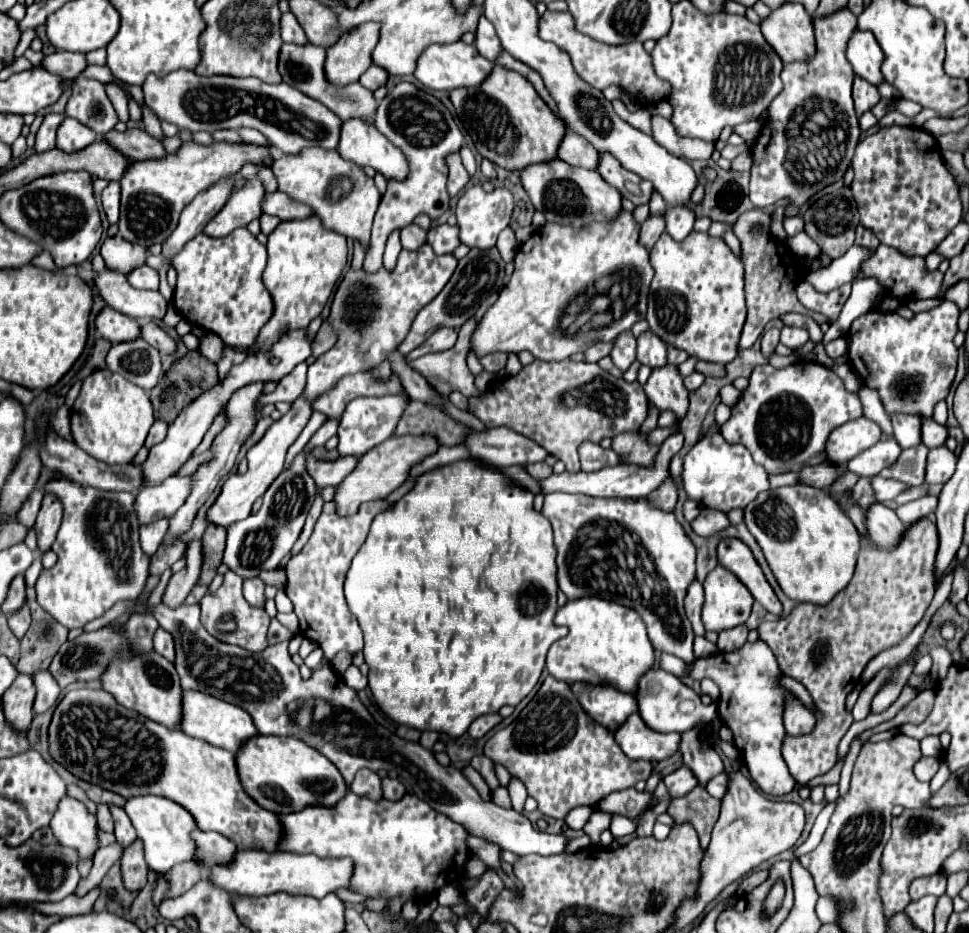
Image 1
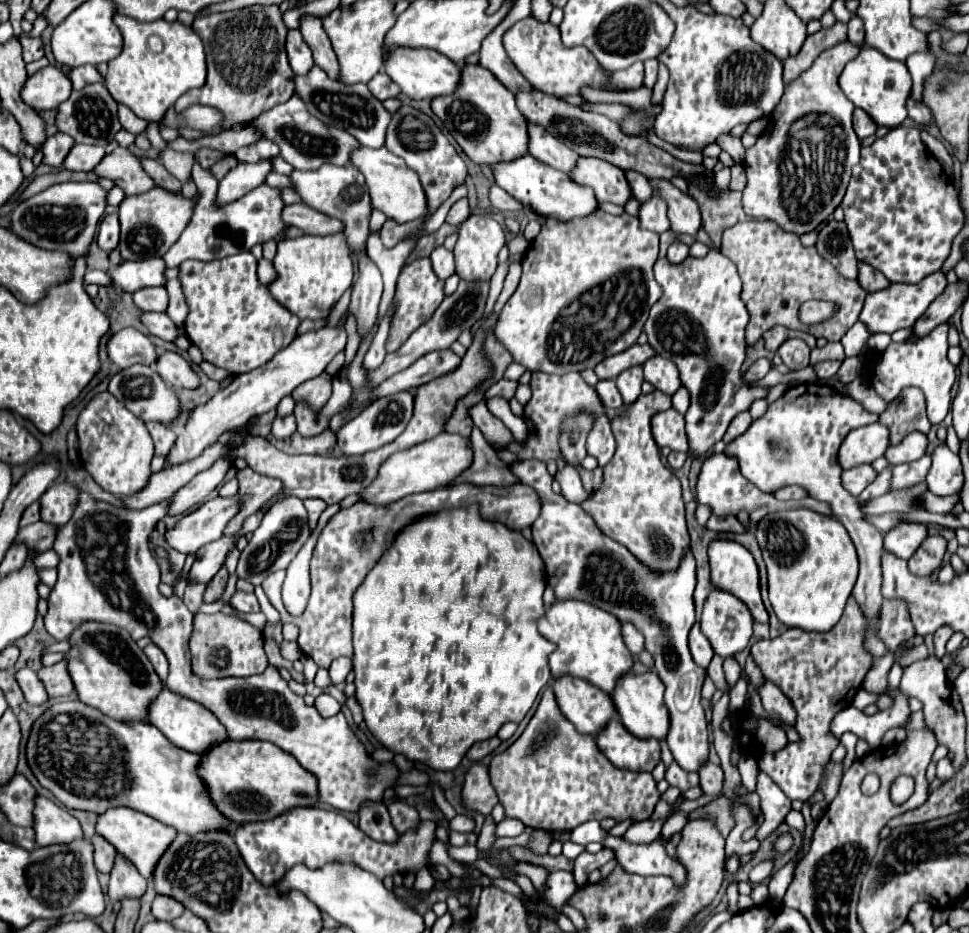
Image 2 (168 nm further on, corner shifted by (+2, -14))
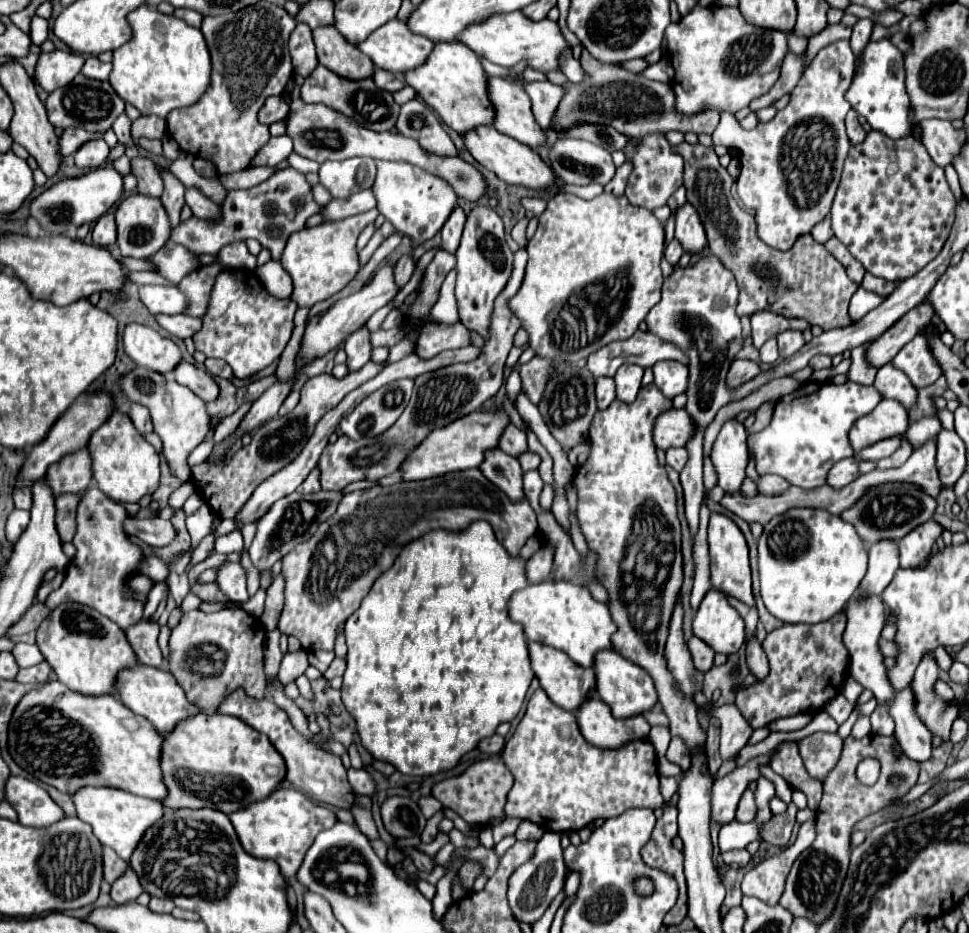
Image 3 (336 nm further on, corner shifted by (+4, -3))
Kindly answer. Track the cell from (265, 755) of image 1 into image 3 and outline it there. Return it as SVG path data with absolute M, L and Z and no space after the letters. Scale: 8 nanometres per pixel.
M198 713L180 721L174 731L164 735L160 759L162 781L168 789L168 797L162 799L164 807L210 807L226 815L266 797L284 781L286 771L282 757L270 747L266 735L254 731L238 717L218 713Z

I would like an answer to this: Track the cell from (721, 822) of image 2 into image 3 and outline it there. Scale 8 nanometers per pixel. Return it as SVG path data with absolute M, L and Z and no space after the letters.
M748 789L740 799L736 819L742 821L742 823L748 823L748 821L756 819L756 813L758 813L758 809L756 809L756 803L754 803L754 793Z

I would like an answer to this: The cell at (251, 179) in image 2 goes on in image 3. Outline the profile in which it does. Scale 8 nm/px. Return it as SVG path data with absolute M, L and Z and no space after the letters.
M278 135L272 137L266 147L258 153L258 159L254 159L254 165L274 165L282 159L286 159L292 153L292 139L288 135Z

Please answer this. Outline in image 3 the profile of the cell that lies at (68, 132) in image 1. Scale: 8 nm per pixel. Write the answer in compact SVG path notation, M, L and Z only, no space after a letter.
M92 139L90 143L86 143L86 147L82 147L78 153L74 153L74 161L80 169L96 169L108 161L108 155L110 155L110 147L106 145L106 141Z

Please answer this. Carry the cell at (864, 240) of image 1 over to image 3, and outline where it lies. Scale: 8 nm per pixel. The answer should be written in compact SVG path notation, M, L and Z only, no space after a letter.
M864 275L862 287L866 287L866 291L872 291L880 297L888 297L890 291L894 291L894 283L886 283L884 279L874 279L874 275Z

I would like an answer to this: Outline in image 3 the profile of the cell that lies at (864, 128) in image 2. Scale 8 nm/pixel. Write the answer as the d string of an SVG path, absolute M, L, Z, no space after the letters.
M850 109L848 115L846 115L846 135L848 135L852 145L858 145L858 143L862 143L866 139L866 131L858 123L858 113L854 109Z

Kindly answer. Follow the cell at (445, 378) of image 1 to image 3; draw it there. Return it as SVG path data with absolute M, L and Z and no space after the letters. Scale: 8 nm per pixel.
M510 425L510 427L506 427L506 431L504 431L498 447L500 447L504 453L512 455L512 457L520 457L520 455L526 453L526 449L528 449L526 433L524 433L522 429L518 429L516 425Z

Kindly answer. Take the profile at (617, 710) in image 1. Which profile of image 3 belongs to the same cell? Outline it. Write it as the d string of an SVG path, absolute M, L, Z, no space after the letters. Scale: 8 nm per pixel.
M528 641L528 653L530 653L530 665L534 675L540 681L540 687L546 691L546 695L562 709L576 711L576 707L594 693L594 671L578 667L564 651L558 651L554 647L546 647L536 641Z

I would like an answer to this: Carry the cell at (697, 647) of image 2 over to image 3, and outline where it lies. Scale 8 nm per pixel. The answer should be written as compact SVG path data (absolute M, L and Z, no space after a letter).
M690 637L688 641L688 649L692 653L692 661L694 661L694 667L700 671L700 673L706 673L714 667L714 651L702 643L698 637Z

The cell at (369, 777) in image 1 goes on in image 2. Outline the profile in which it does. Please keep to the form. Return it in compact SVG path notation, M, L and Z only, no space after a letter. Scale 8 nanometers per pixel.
M364 802L358 810L358 816L360 830L364 830L370 838L380 842L394 842L398 838L384 802Z

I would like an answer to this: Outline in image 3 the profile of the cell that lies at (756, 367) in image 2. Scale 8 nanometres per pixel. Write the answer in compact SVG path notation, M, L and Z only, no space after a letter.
M734 361L728 369L728 375L726 375L726 385L730 389L736 389L740 385L744 385L746 381L754 379L756 375L760 373L758 369L758 363L754 361Z

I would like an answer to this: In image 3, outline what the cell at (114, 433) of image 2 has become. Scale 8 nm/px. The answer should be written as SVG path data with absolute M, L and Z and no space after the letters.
M116 411L110 419L94 431L88 441L88 449L92 455L92 471L94 483L104 491L106 497L118 503L138 503L144 495L152 495L160 485L160 455L158 451L142 439L134 425L126 415L118 415Z

